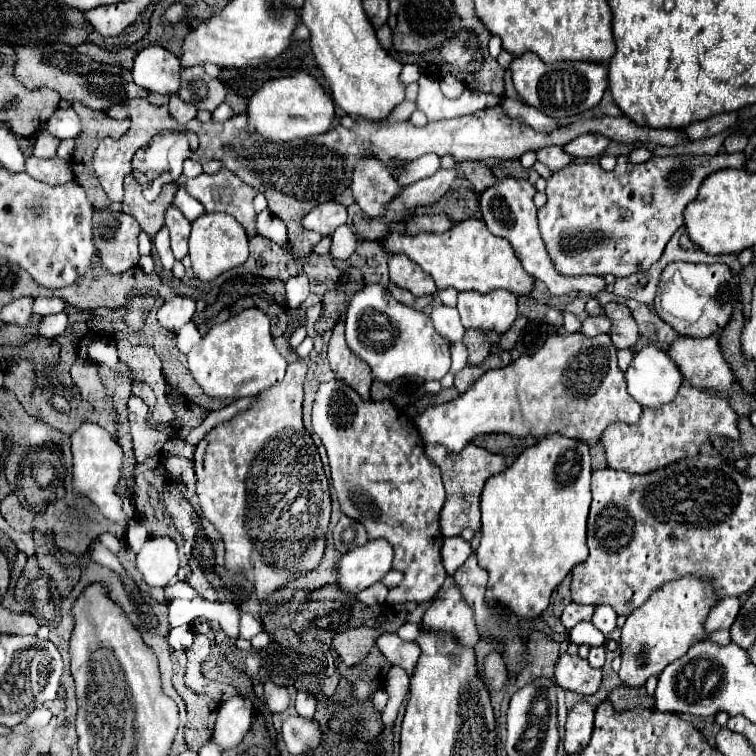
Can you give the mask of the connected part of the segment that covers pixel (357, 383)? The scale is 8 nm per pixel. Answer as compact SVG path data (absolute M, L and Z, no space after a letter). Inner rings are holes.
M341 314L337 324L333 326L327 356L335 376L345 380L365 400L369 400L369 388L373 382L371 368L365 362L361 362L357 356L353 356L353 352L349 352L349 346L345 344L345 314Z

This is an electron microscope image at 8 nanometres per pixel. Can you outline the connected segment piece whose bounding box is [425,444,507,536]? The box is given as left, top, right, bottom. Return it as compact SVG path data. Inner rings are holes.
M435 444L433 448L425 448L429 460L433 460L443 474L443 484L445 484L445 506L441 510L441 532L443 536L459 536L465 528L471 528L479 532L479 500L481 500L481 490L487 478L503 472L507 468L505 458L499 454L491 454L485 448L479 448L475 444L467 444L461 452L445 452L441 444Z

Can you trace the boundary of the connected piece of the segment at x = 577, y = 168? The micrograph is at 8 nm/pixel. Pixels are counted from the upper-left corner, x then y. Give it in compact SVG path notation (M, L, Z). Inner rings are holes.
M723 152L715 156L653 156L653 160L645 164L633 164L627 156L617 156L617 166L611 172L603 172L599 164L565 166L547 180L547 204L539 210L539 230L553 266L563 276L615 274L617 278L623 278L647 270L661 258L669 238L683 226L683 210L695 200L701 182L717 170L741 168L743 164L745 156L741 152Z

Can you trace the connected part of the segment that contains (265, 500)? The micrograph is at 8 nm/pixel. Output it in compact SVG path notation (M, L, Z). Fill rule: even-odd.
M303 360L291 362L281 384L257 394L255 402L245 412L239 412L207 432L197 444L197 458L193 458L193 464L197 464L195 474L201 516L223 534L227 568L231 572L241 570L253 582L259 596L273 594L285 582L315 568L325 548L331 498L317 446L301 418L305 374L307 364Z

